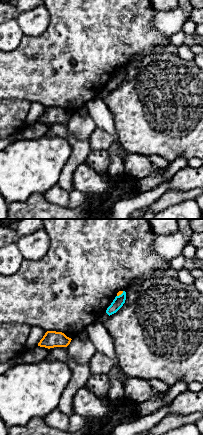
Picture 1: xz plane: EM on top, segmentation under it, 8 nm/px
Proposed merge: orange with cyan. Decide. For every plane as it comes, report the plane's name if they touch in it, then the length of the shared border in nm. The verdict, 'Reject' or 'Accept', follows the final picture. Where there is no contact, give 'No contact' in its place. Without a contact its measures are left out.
Touches orange in xz. Shared border 70 nm

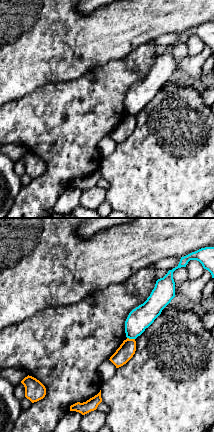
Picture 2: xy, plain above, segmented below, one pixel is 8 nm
Touches orange in xy. Shared border 70 nm

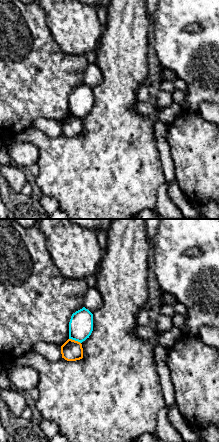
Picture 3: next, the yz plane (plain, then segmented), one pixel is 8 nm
Touches orange in yz. Shared border 100 nm

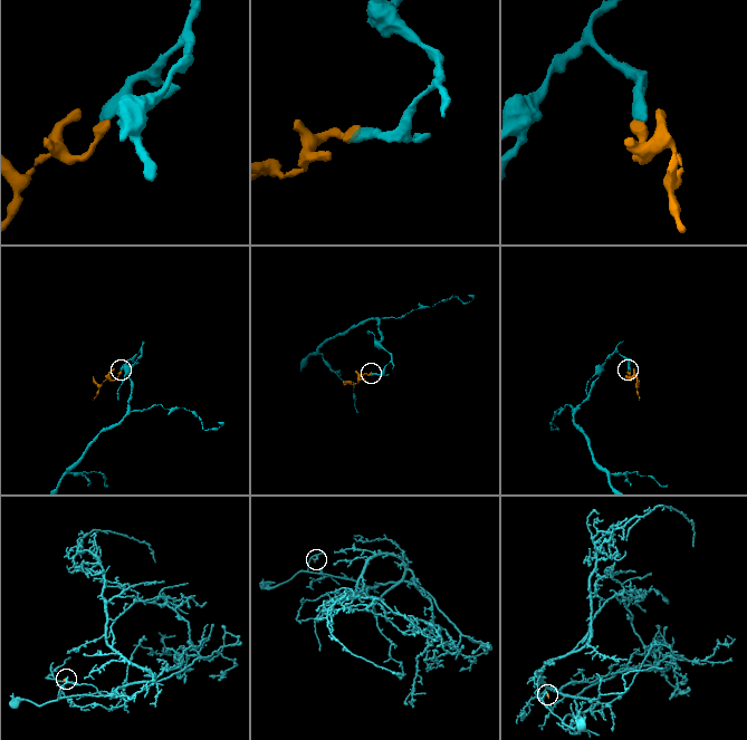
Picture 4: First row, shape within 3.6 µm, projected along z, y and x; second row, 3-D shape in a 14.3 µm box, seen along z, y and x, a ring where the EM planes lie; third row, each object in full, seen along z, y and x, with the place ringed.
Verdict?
Reject

